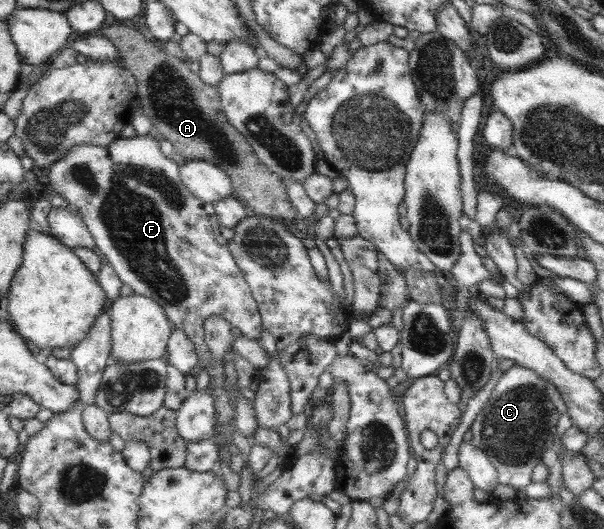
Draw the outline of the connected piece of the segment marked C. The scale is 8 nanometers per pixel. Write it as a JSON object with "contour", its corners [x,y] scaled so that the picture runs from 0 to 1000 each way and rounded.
{"contour":[[[853,688],[833,701],[818,726],[806,760],[778,805],[778,834],[810,868],[821,888],[825,911],[839,915],[849,924],[866,922],[882,907],[882,885],[894,871],[897,856],[914,841],[912,830],[919,820],[919,805],[927,786],[917,764],[904,750],[904,720],[886,701],[866,698]]]}

